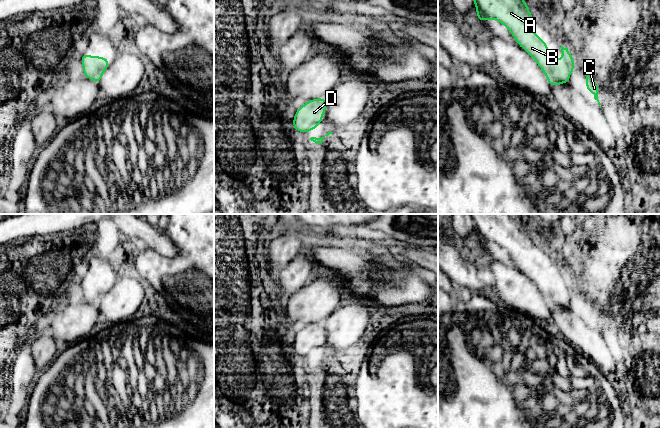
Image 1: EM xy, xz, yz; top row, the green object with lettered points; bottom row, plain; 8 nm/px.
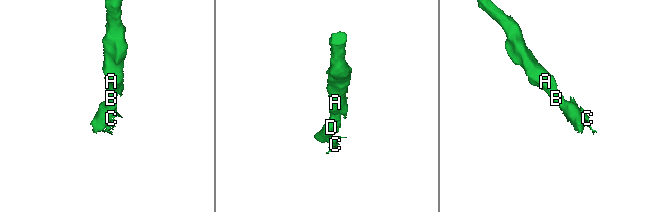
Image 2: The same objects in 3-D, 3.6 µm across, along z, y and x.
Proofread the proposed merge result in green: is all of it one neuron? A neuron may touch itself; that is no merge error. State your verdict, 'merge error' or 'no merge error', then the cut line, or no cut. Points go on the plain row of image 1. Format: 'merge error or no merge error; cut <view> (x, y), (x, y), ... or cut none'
no merge error; cut none

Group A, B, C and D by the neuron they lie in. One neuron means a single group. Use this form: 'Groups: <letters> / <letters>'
Groups: A B C D

